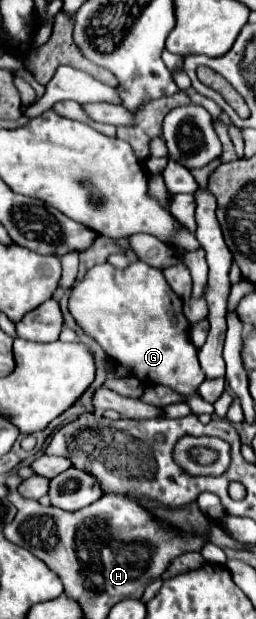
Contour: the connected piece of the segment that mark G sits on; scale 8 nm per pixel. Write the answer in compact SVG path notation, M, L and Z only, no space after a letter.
M135 261L125 269L115 269L109 263L95 265L83 281L73 285L69 311L75 317L75 321L83 327L83 331L89 337L93 337L107 351L109 357L113 357L117 363L131 369L137 379L141 379L143 383L153 383L153 385L167 385L175 389L177 393L187 395L189 397L187 405L193 409L195 415L201 415L201 413L213 415L213 405L203 401L197 395L197 387L205 381L205 373L199 367L197 349L189 341L189 335L187 335L189 323L183 315L183 301L171 291L161 269L155 269L143 261Z

